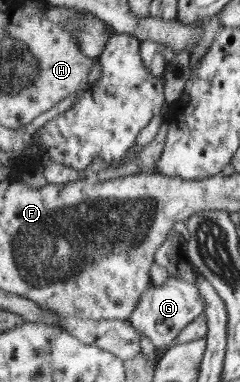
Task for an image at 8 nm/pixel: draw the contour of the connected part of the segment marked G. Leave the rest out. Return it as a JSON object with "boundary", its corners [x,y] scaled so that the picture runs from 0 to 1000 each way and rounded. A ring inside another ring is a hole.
{"boundary":[[[704,725],[671,749],[642,746],[592,767],[575,804],[546,817],[546,830],[525,838],[571,866],[600,869],[621,882],[654,916],[688,919],[721,898],[738,895],[746,869],[804,846],[813,835],[858,814],[858,788],[813,741],[754,728]]]}

